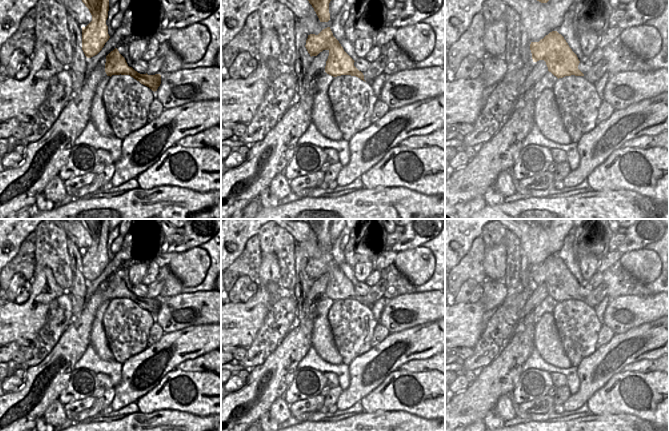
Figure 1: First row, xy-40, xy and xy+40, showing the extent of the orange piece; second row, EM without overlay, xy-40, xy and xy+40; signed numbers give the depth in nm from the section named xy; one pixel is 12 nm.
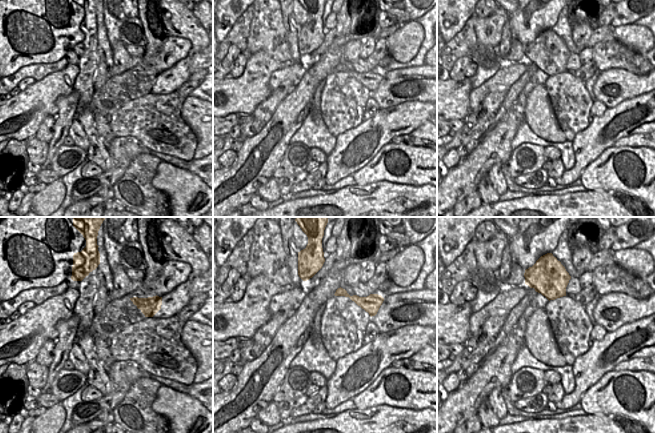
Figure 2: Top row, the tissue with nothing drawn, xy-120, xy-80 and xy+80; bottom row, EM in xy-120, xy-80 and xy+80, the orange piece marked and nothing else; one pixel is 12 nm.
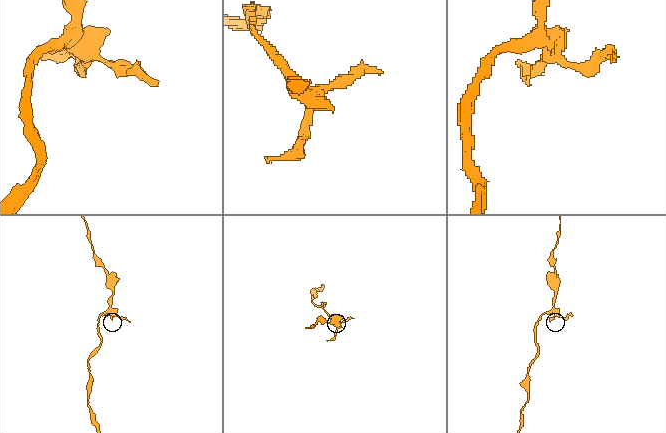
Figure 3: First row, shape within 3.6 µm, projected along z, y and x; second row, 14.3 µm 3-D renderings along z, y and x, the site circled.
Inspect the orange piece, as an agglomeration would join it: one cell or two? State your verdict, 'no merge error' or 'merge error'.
merge error

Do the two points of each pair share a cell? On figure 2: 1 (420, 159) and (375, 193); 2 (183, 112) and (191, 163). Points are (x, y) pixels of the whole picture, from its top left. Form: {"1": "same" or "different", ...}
{"1": "different", "2": "different"}

